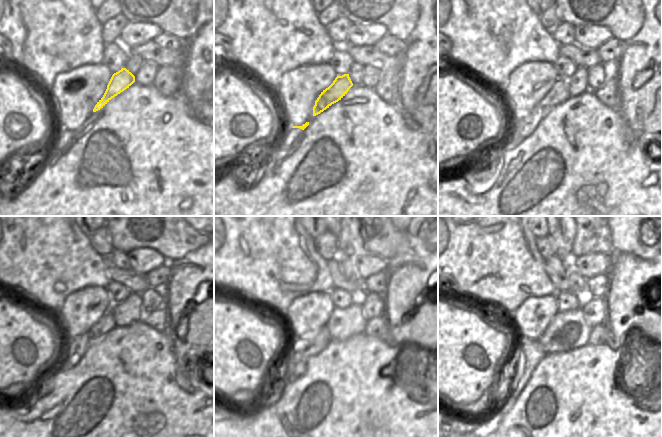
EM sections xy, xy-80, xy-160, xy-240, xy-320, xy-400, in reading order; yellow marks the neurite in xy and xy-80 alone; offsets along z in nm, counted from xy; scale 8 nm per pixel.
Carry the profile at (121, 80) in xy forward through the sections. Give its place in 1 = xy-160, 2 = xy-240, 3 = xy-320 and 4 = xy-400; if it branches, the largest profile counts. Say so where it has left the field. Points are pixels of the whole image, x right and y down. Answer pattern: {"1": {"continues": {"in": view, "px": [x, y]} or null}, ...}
{"1": {"continues": {"in": "xy-160", "px": [559, 93]}}, "2": {"continues": {"in": "xy-240", "px": [75, 349]}}, "3": {"continues": {"in": "xy-320", "px": [301, 350]}}, "4": {"continues": {"in": "xy-400", "px": [527, 354]}}}

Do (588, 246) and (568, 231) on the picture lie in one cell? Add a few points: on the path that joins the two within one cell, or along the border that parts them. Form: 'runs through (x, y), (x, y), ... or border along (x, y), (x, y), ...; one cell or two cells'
border along (577, 226), (577, 232), (572, 241), (572, 258); two cells

